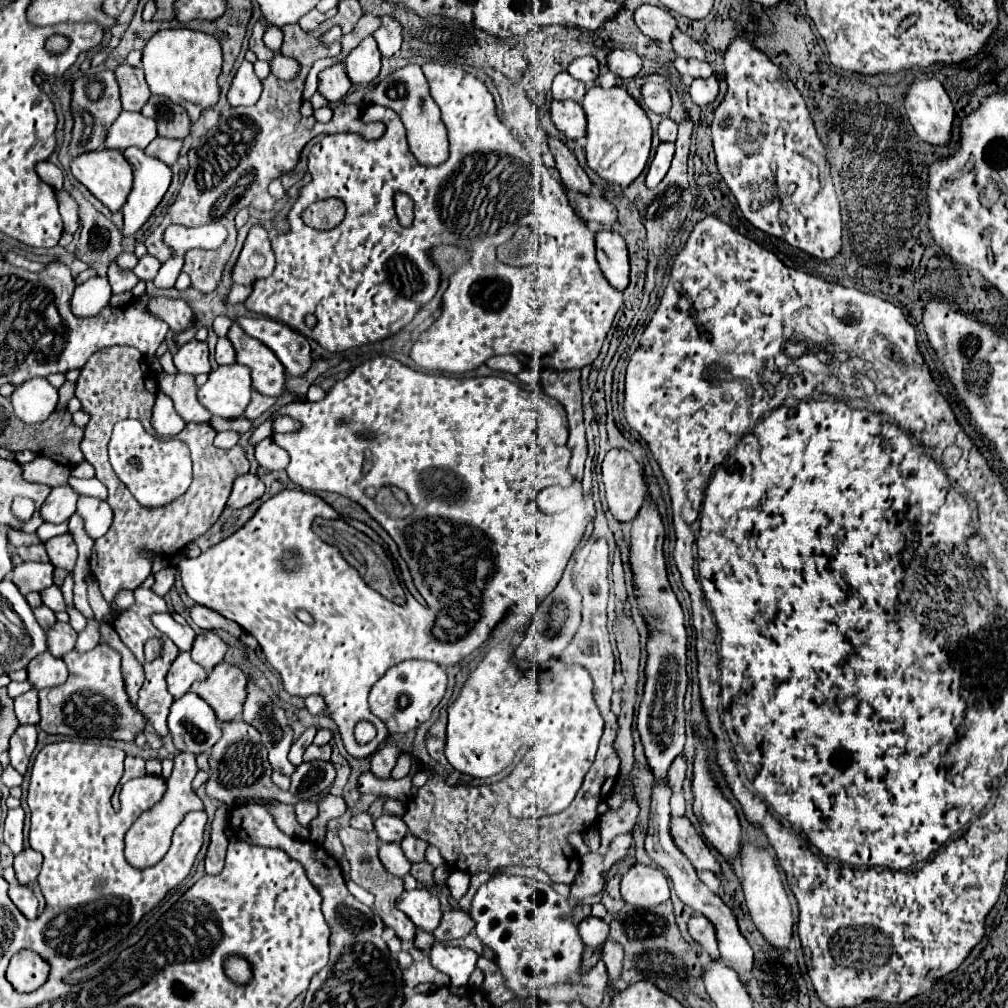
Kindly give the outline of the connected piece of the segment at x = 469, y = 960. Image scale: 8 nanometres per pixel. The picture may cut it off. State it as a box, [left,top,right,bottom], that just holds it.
[429,944,479,986]

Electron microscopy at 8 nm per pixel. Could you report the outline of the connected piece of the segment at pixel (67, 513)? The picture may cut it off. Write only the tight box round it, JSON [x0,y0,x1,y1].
[41,486,77,524]

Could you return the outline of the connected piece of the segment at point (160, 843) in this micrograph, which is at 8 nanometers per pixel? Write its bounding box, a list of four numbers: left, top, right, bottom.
[125,752,203,868]

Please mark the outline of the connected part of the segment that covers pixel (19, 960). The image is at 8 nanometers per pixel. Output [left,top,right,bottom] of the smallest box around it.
[7,950,49,992]

